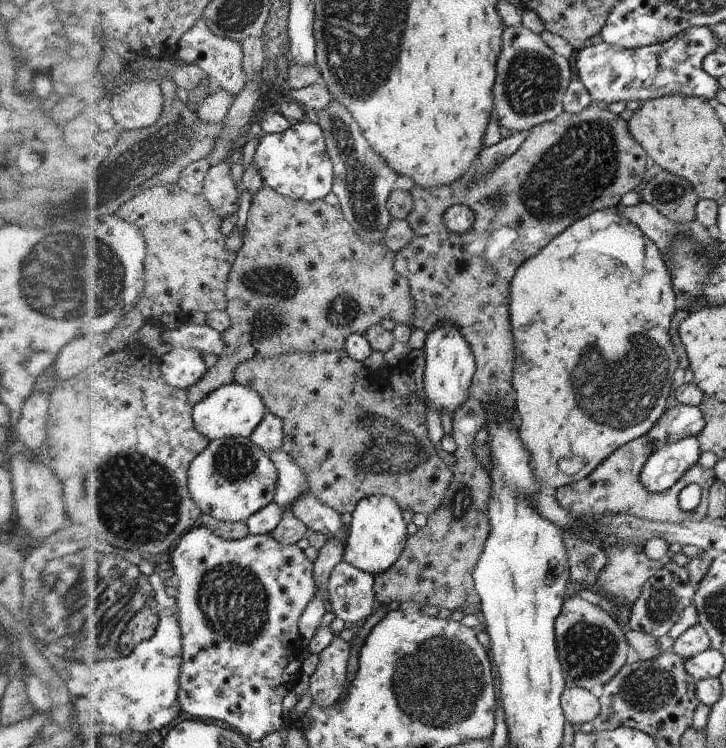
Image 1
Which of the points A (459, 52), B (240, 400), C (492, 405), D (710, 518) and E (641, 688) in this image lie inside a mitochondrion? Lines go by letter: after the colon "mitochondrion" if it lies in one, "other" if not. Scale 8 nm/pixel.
A: other
B: other
C: other
D: other
E: mitochondrion

